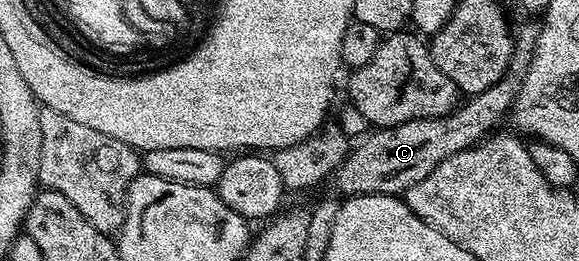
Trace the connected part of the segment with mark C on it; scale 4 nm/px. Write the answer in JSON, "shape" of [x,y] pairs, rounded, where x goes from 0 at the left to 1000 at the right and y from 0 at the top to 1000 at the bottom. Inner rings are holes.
{"shape":[[[929,69],[912,73],[917,77],[900,92],[888,123],[879,249],[858,326],[845,326],[845,341],[812,368],[807,398],[801,391],[788,406],[779,437],[763,441],[760,456],[699,464],[693,479],[642,498],[642,517],[622,563],[608,559],[596,617],[579,644],[575,690],[587,732],[584,743],[592,755],[694,751],[708,716],[720,709],[720,693],[734,693],[734,678],[741,678],[741,663],[748,663],[748,648],[755,648],[769,602],[782,602],[836,544],[860,490],[855,483],[862,464],[884,421],[893,356],[900,356],[900,326],[907,326],[907,280],[914,280],[914,249],[921,249],[938,96]]]}

